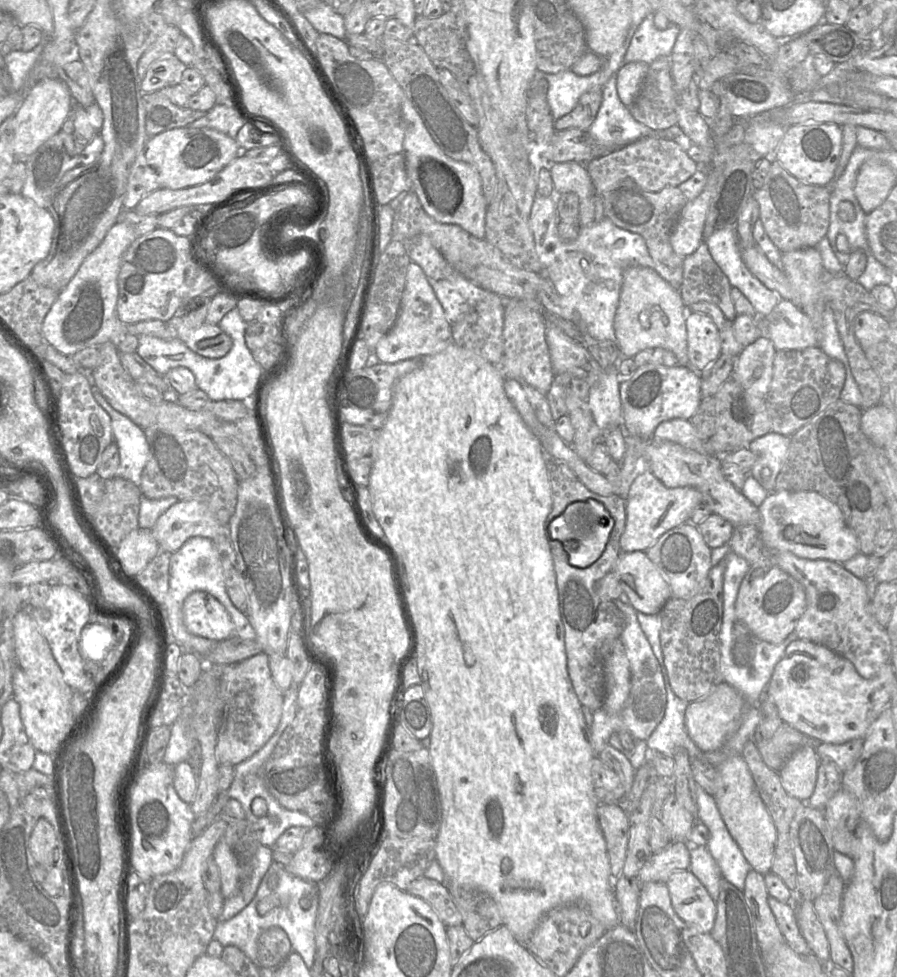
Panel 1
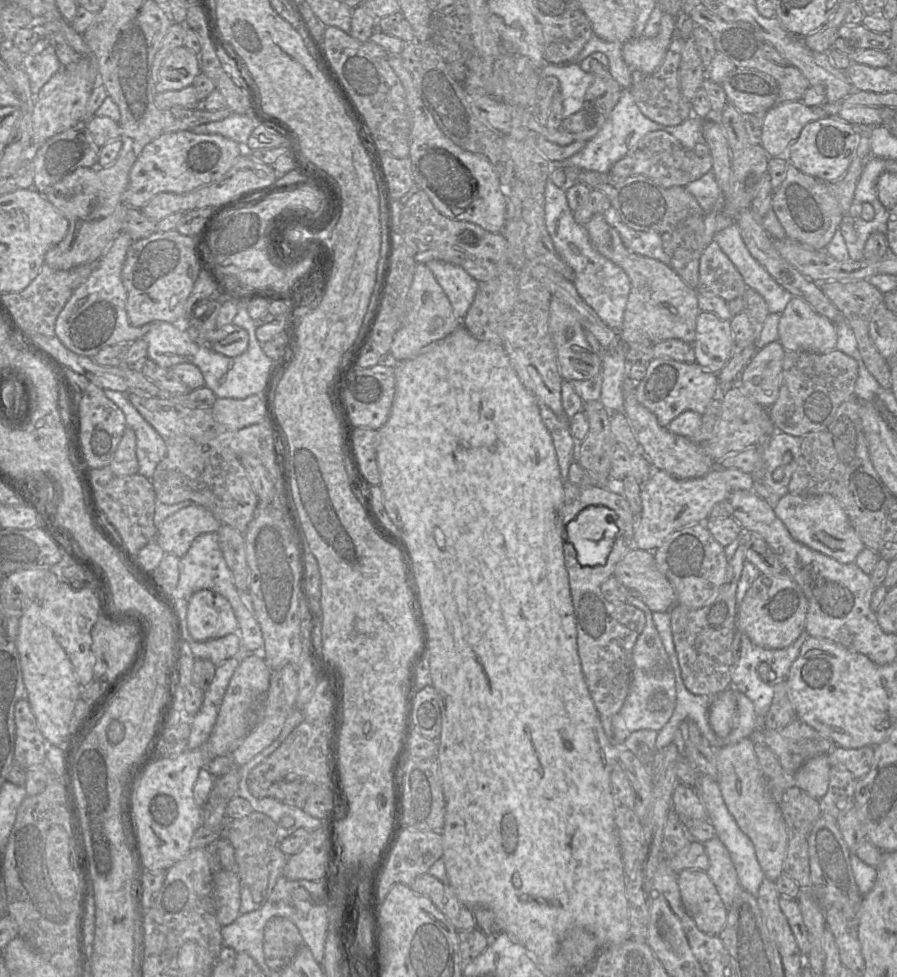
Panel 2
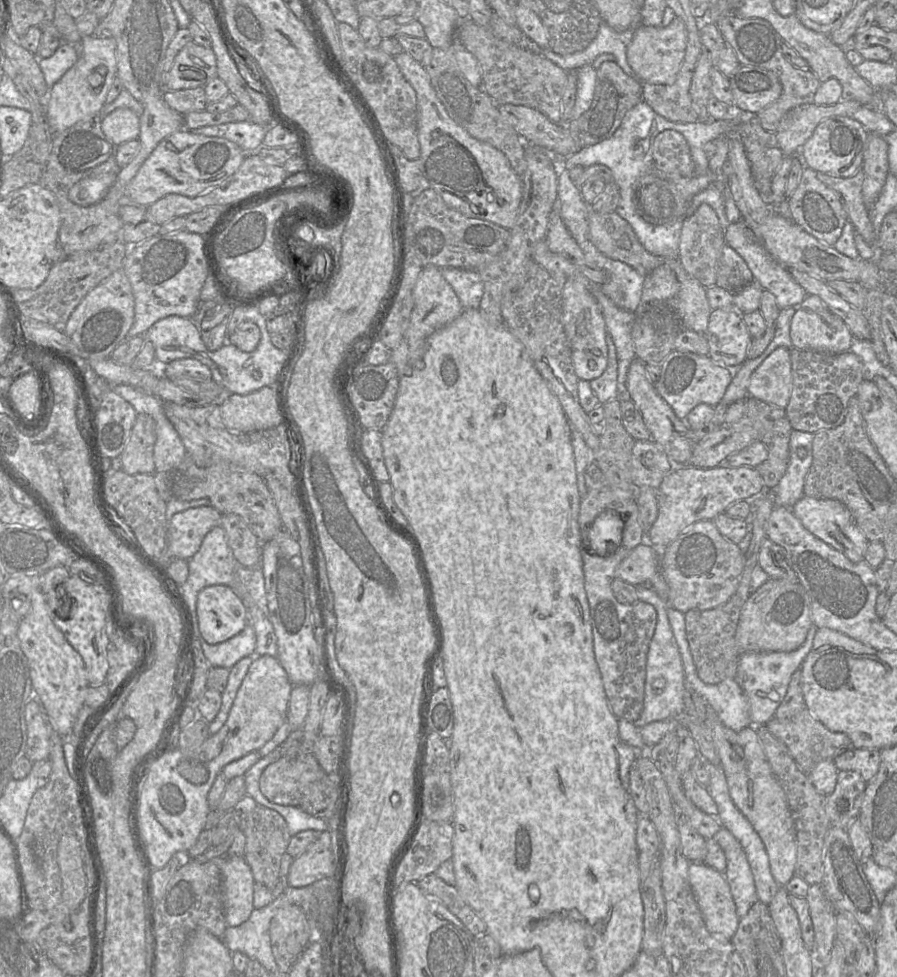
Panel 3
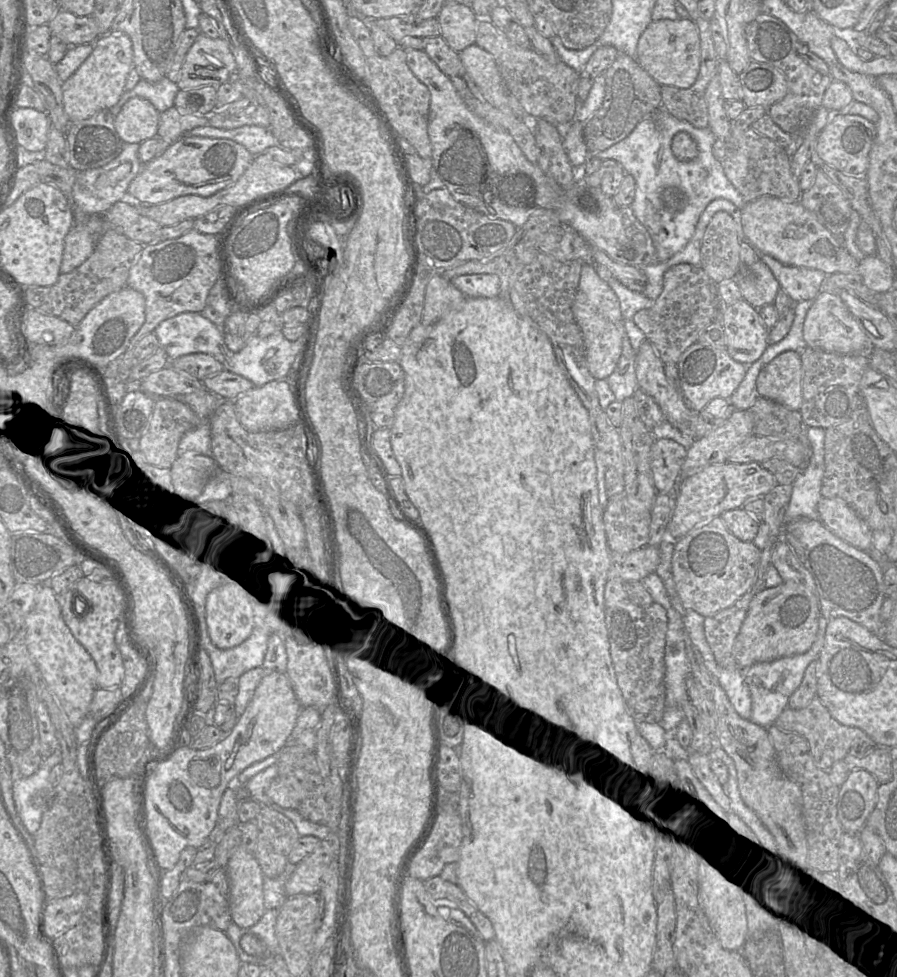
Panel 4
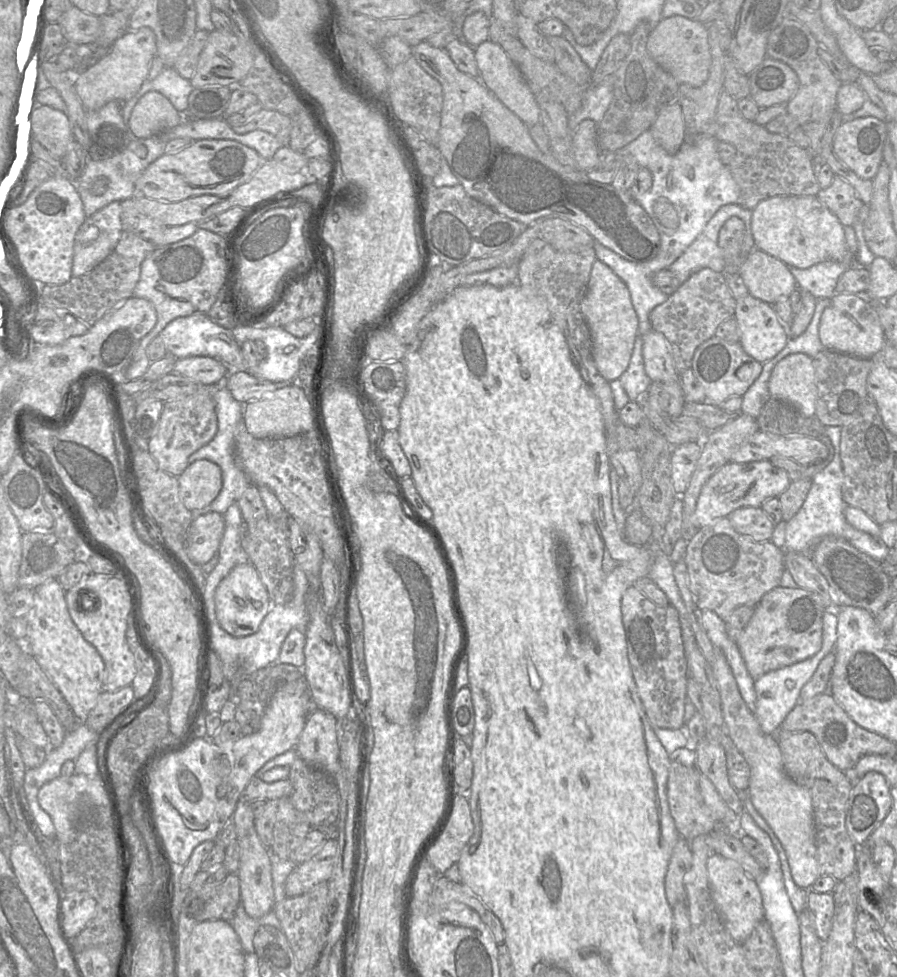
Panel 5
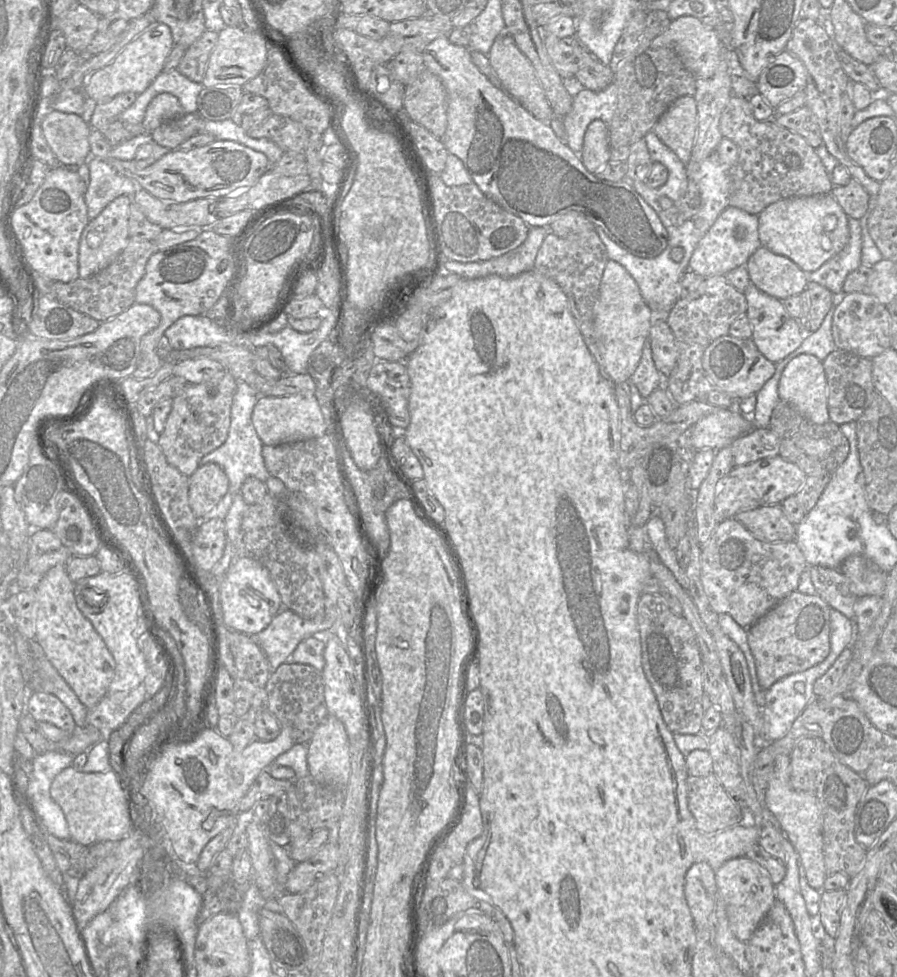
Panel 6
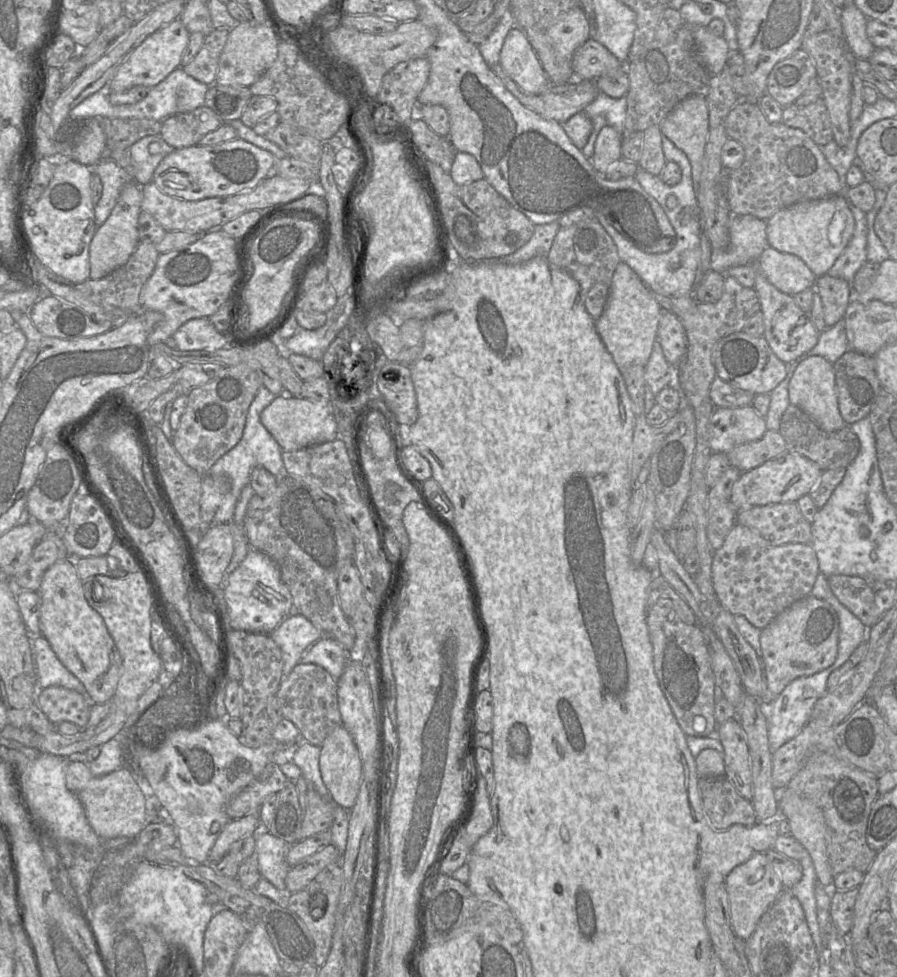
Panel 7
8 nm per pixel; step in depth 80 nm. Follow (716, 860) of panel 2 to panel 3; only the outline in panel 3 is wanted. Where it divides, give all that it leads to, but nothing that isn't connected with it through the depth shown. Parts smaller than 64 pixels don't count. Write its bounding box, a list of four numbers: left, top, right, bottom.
[712,828,760,917]

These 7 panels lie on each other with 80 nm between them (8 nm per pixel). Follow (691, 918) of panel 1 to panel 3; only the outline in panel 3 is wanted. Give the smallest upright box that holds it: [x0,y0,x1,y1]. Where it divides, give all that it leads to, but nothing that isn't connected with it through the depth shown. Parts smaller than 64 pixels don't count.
[688,862,740,942]

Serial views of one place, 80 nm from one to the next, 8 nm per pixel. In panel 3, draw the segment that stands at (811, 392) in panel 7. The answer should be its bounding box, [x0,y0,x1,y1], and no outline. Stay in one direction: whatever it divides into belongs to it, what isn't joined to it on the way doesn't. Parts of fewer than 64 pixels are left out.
[748,348,793,408]

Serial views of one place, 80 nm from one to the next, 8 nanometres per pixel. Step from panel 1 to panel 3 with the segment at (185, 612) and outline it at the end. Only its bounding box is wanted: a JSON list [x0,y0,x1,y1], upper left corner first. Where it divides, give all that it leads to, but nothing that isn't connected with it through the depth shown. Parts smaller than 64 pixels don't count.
[196,585,248,644]

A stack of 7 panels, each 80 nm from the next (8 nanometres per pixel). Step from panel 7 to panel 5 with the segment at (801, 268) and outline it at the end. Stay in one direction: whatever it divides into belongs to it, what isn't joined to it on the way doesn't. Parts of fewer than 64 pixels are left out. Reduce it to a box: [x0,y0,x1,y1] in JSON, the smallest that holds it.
[739,249,797,305]

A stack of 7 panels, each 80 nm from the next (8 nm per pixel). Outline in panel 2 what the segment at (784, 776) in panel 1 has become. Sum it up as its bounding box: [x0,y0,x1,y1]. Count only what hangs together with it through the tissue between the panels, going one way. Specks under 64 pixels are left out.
[795,755,831,800]

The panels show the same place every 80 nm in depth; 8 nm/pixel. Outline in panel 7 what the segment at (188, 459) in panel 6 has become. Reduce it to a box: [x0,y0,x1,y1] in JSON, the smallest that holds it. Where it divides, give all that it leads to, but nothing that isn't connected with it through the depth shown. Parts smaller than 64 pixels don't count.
[171,364,262,474]

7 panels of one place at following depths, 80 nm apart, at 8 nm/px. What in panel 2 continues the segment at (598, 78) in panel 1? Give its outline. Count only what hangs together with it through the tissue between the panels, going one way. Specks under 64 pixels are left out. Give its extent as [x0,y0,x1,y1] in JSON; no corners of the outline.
[540,63,596,118]

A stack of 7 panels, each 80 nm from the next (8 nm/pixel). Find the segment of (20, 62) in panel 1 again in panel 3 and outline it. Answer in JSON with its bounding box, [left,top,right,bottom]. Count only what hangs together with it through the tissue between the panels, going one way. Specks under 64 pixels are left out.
[39,42,80,87]

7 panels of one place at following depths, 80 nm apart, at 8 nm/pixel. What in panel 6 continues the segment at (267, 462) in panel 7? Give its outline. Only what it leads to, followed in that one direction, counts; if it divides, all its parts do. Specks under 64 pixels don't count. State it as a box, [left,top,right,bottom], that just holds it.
[200,382,270,520]

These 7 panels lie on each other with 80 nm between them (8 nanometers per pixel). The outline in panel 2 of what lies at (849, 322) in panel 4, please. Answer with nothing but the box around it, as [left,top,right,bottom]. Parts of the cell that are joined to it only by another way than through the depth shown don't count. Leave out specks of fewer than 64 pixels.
[778,298,836,353]

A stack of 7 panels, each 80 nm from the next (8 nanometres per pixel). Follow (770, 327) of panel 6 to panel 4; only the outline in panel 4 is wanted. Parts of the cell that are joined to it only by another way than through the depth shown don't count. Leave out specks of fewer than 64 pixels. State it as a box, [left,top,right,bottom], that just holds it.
[716,299,769,363]

